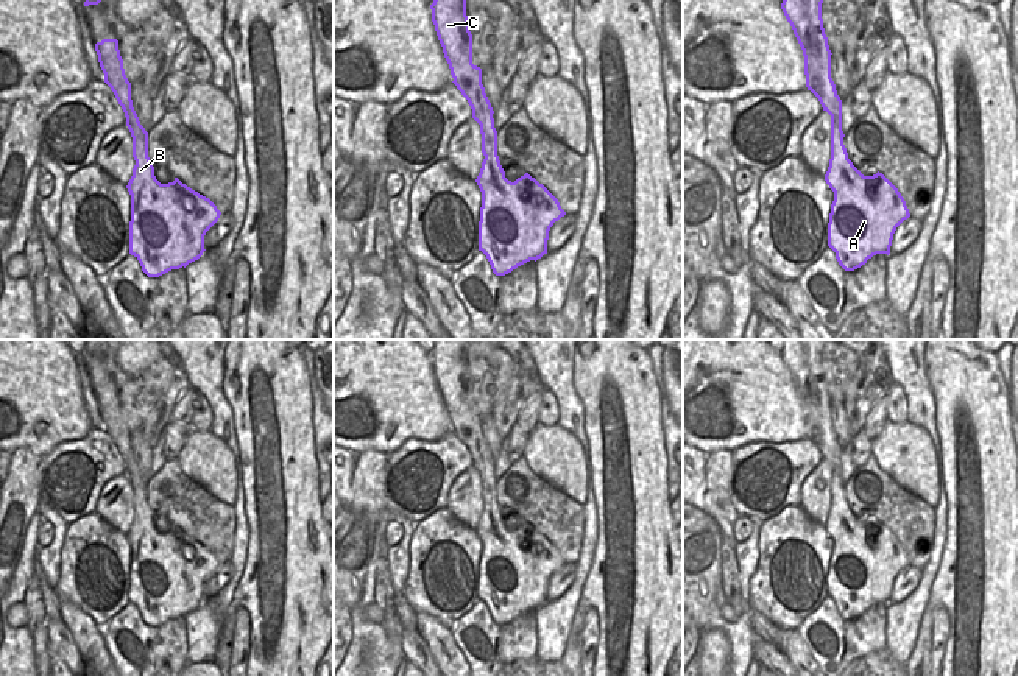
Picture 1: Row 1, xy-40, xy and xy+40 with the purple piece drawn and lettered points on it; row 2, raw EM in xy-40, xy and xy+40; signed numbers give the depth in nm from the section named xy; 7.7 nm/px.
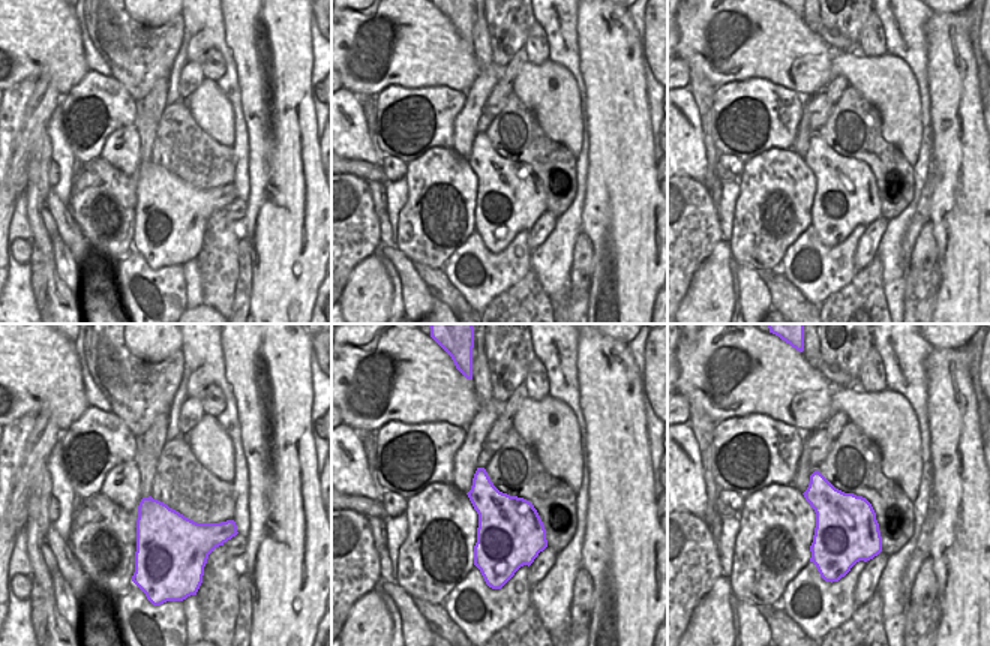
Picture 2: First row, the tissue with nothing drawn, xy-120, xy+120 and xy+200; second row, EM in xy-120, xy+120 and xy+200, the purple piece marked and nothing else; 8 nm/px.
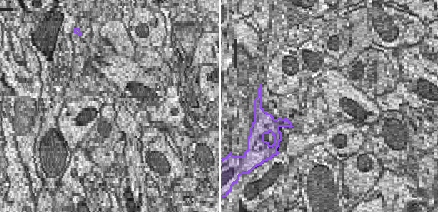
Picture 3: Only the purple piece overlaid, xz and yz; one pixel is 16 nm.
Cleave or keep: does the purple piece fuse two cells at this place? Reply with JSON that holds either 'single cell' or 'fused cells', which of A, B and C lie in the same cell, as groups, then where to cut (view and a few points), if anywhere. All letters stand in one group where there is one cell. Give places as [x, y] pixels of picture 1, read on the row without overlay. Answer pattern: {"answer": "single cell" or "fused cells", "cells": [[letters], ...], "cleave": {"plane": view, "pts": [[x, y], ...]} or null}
{"answer": "single cell", "cells": [["A", "B", "C"]], "cleave": null}

